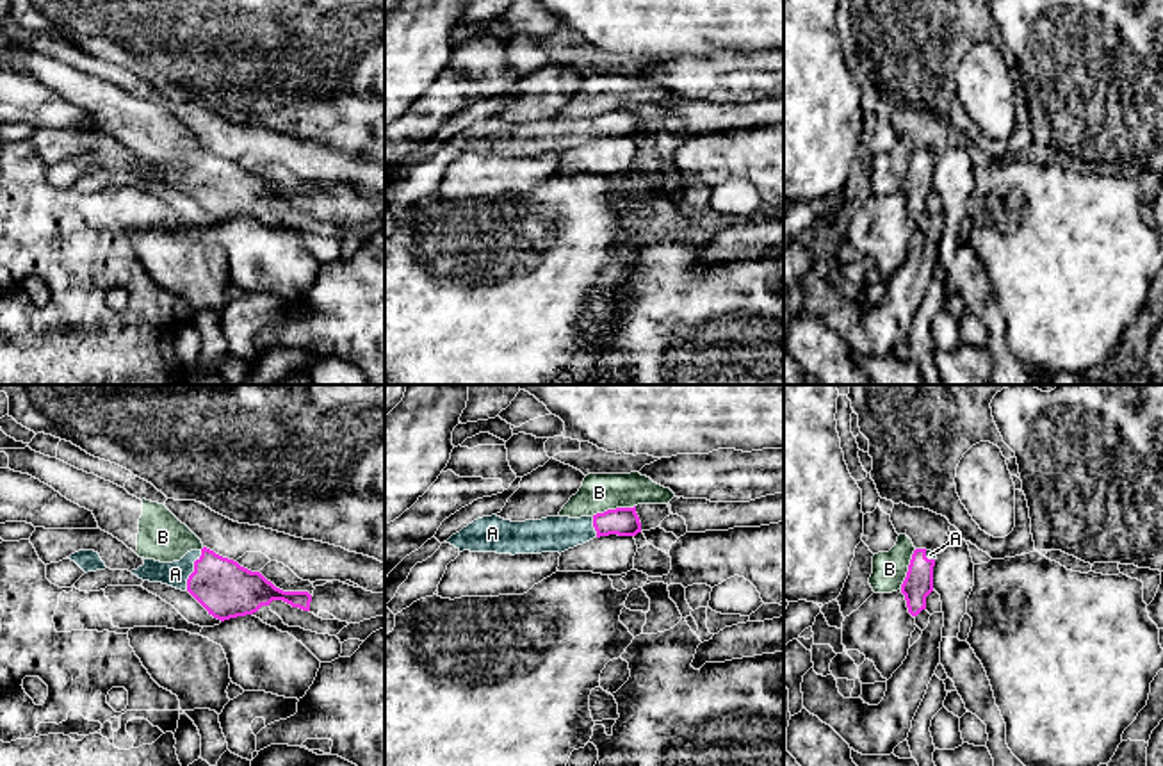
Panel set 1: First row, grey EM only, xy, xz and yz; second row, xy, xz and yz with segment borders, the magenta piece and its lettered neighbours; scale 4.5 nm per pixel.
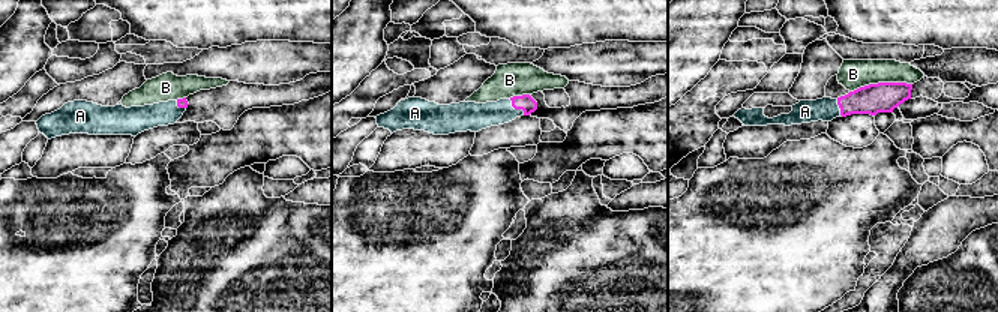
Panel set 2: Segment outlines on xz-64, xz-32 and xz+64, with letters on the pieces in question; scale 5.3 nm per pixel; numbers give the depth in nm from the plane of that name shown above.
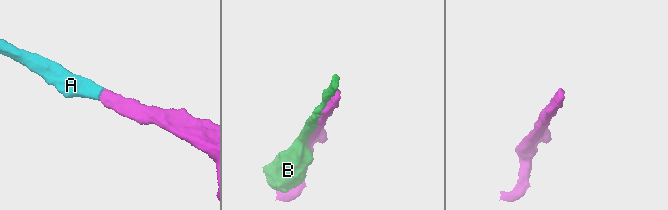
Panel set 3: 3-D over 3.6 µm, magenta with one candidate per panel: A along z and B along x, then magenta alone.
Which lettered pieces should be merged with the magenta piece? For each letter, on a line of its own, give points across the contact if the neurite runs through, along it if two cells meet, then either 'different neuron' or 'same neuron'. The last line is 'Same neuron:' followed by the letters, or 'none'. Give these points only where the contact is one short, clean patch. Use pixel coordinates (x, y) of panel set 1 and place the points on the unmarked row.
A: across xy (227, 191), (195, 171), (175, 175) | same neuron
B: different neuron
Same neuron: A

